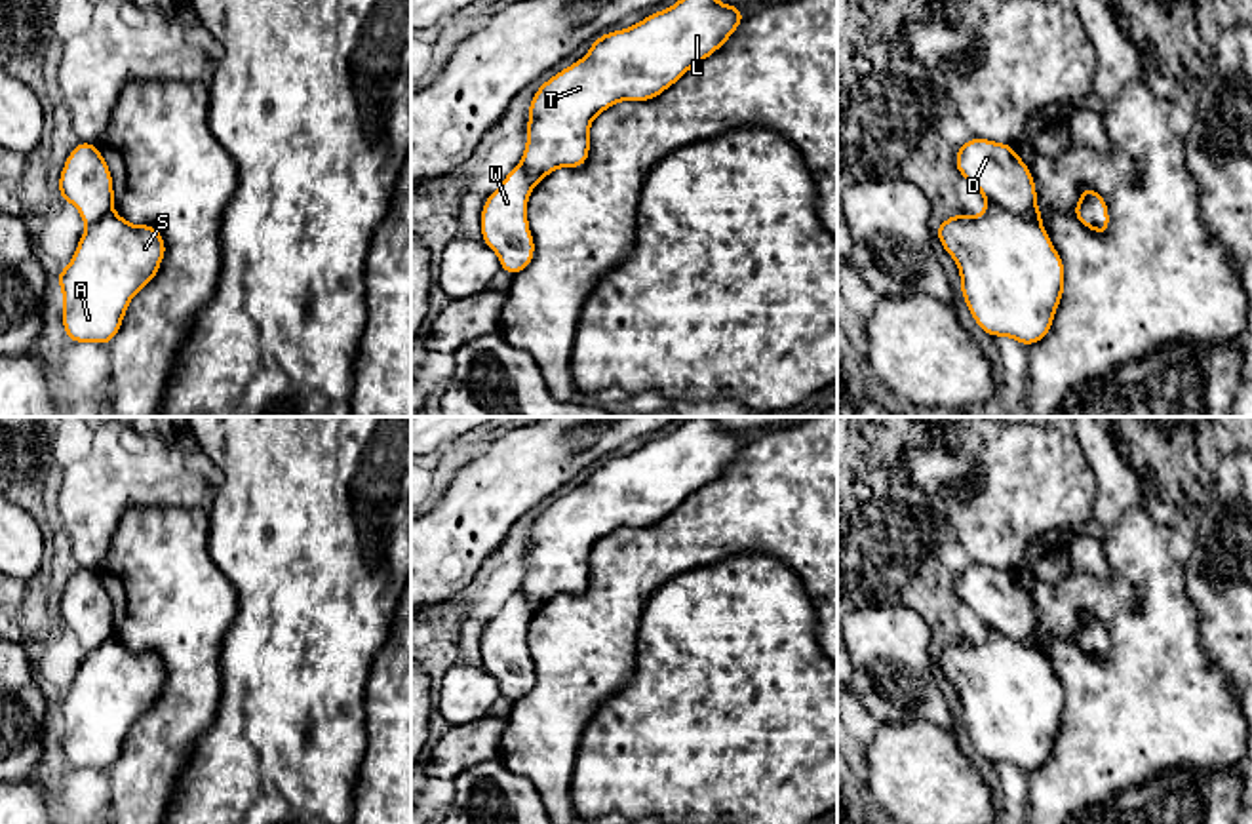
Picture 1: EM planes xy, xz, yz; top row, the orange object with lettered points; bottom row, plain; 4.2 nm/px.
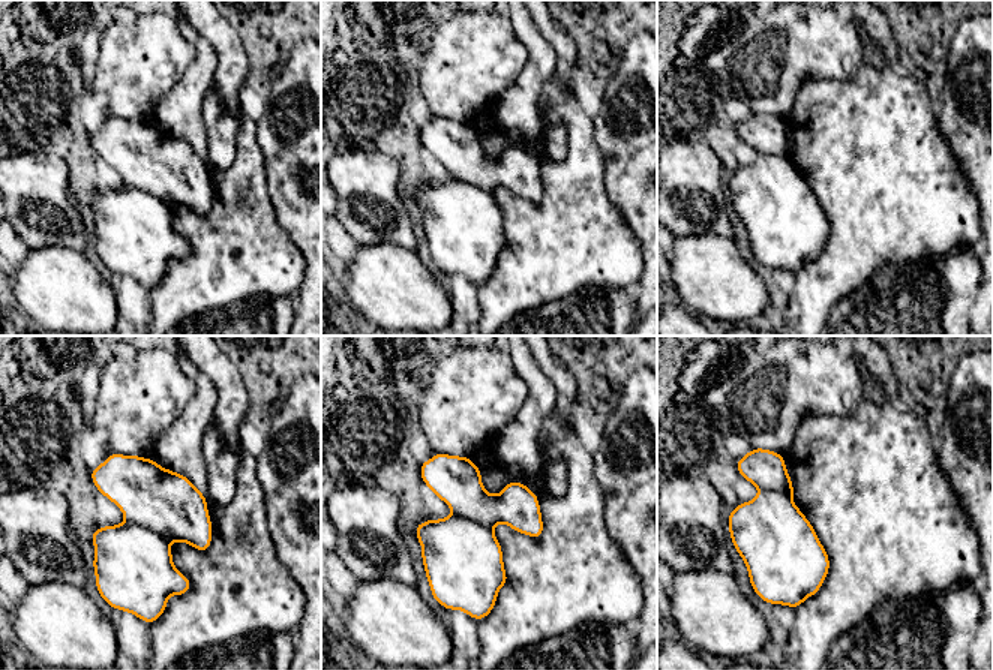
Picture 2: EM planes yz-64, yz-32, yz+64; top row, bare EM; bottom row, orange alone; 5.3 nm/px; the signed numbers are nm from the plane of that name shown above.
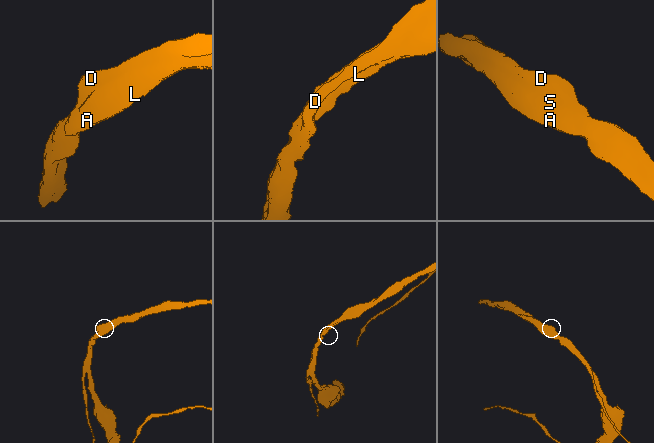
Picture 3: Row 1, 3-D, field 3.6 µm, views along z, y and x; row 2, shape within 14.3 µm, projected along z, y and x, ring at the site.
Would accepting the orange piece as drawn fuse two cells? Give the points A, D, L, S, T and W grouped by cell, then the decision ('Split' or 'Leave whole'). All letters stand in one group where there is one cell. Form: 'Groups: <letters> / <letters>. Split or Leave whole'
Groups: A L S T / D W. Split

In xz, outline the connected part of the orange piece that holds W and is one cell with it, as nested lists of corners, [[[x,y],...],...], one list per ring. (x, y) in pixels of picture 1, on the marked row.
[[[519,162],[481,207],[481,242],[497,253],[500,268],[512,276],[525,270],[535,257],[535,238],[527,221],[533,186]]]

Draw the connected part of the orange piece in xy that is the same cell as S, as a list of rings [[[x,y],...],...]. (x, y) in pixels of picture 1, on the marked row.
[[[114,209],[88,225],[70,263],[57,272],[67,337],[108,344],[131,299],[156,278],[164,257],[166,242],[152,225],[131,225]]]

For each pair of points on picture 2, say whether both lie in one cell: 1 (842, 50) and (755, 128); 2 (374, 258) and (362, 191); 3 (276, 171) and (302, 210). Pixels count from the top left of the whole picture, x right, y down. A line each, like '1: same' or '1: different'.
1: same
2: different
3: same

